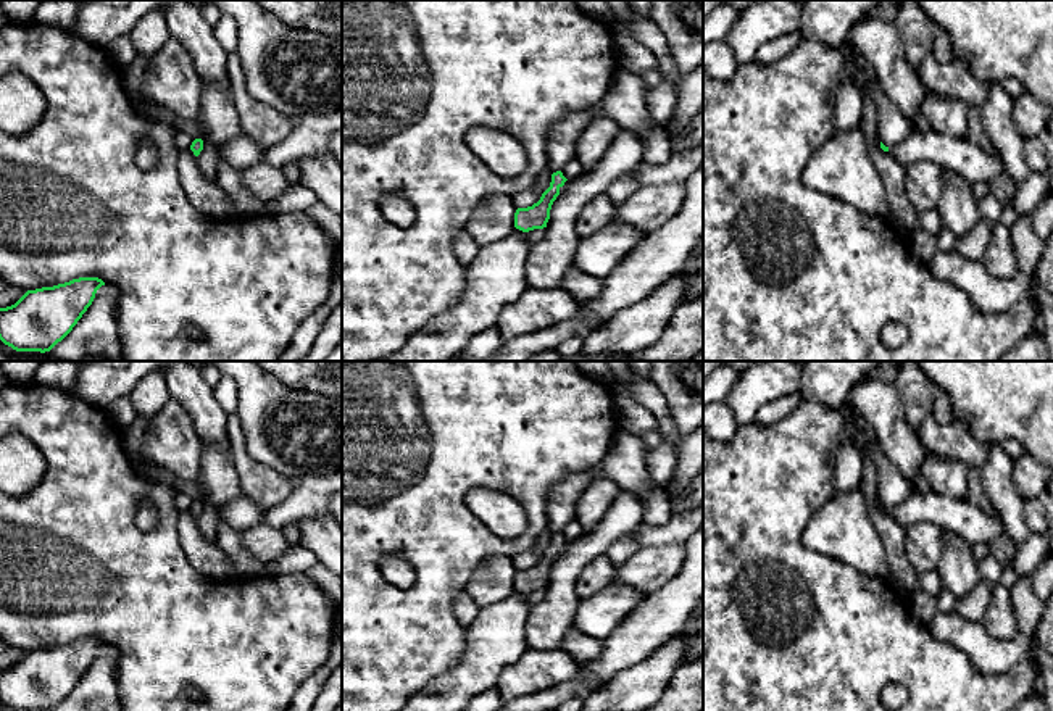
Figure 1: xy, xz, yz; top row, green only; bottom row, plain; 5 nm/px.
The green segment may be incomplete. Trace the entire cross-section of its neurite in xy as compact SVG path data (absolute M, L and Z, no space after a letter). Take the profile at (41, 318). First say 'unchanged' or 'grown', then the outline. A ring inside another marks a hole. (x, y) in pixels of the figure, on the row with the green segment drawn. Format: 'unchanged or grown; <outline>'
unchanged; M79 277L27 290L15 305L0 308L0 340L16 351L50 351L73 331L102 285L98 277Z

